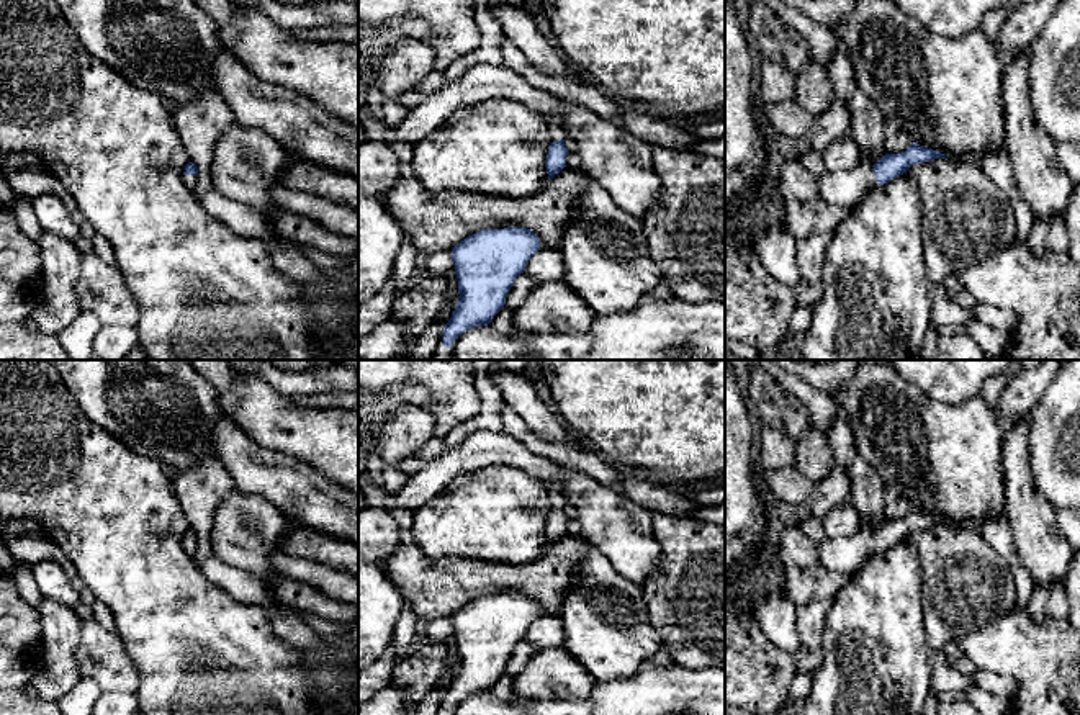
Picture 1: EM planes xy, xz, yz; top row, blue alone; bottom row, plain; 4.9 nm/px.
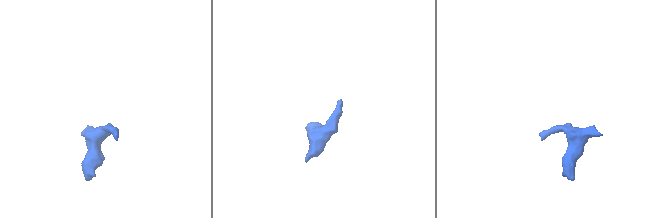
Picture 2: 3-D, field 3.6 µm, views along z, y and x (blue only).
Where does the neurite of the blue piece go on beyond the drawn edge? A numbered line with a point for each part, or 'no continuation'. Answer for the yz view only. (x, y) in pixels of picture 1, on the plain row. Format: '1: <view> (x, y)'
1: yz (845, 555)

